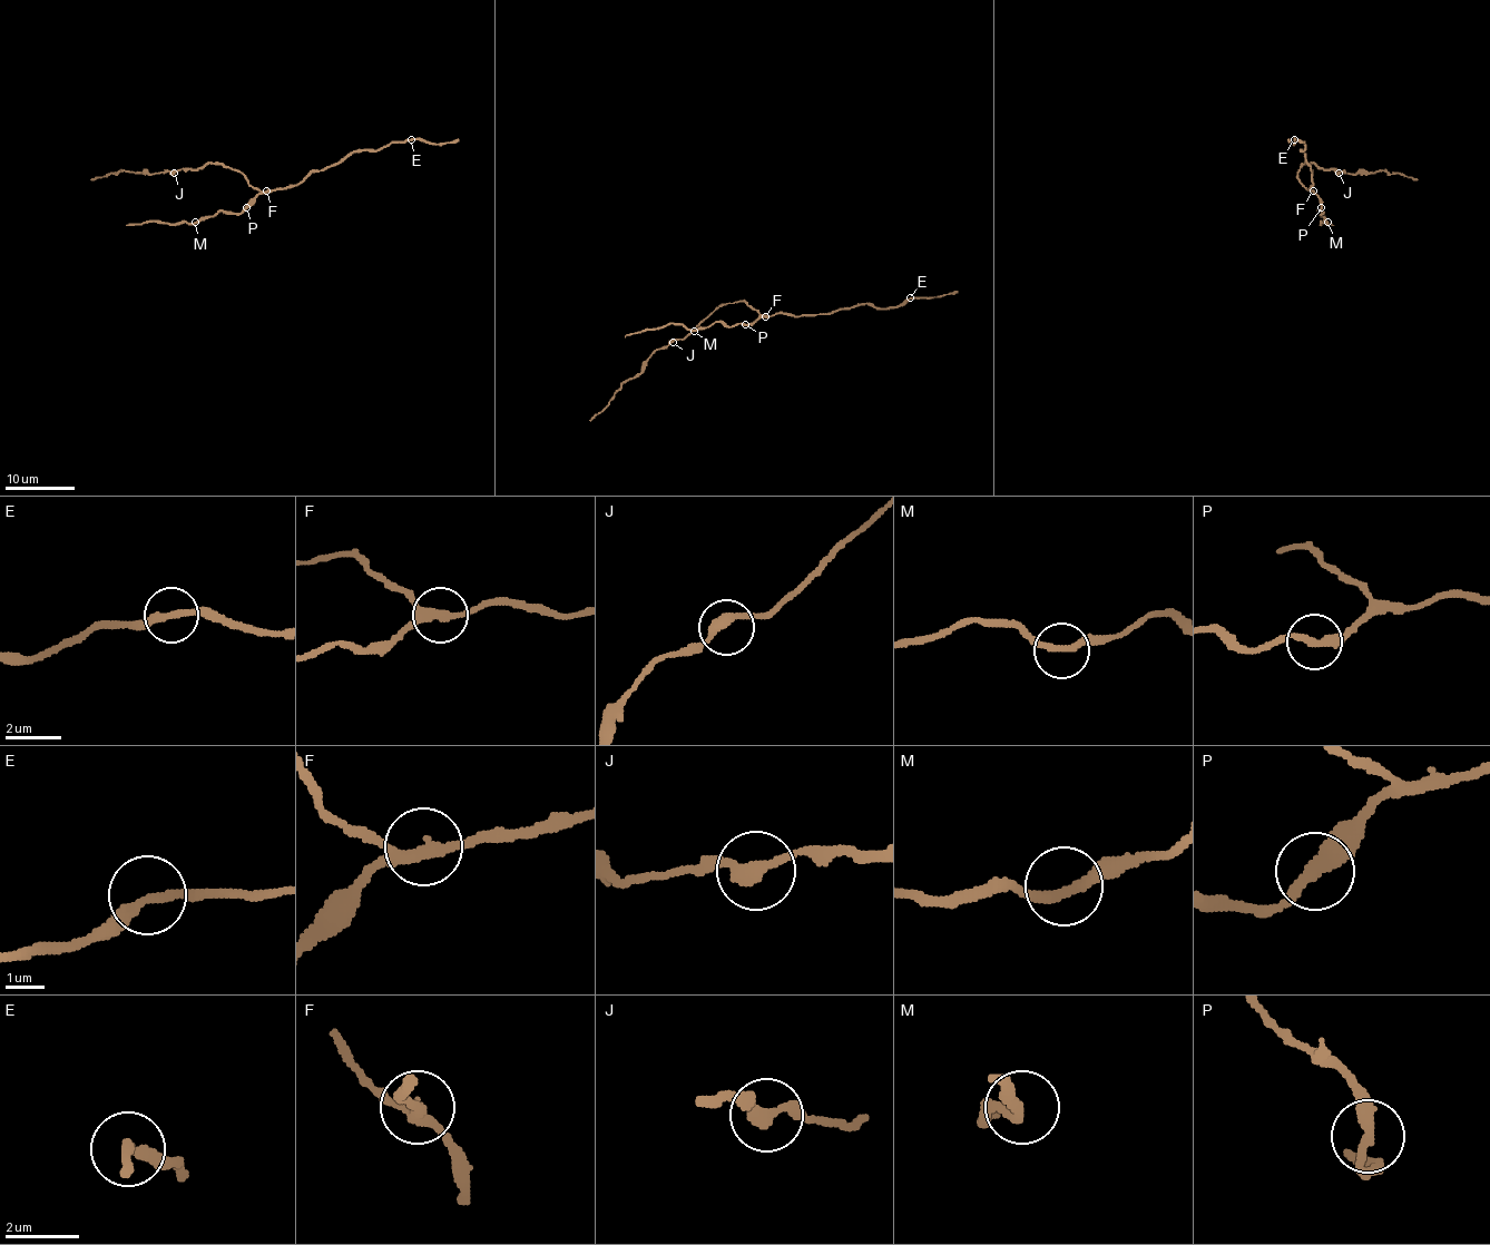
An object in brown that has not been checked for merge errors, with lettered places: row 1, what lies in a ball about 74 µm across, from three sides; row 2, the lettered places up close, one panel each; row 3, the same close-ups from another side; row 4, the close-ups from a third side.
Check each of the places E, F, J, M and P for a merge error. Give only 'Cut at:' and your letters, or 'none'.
Cut at: none

